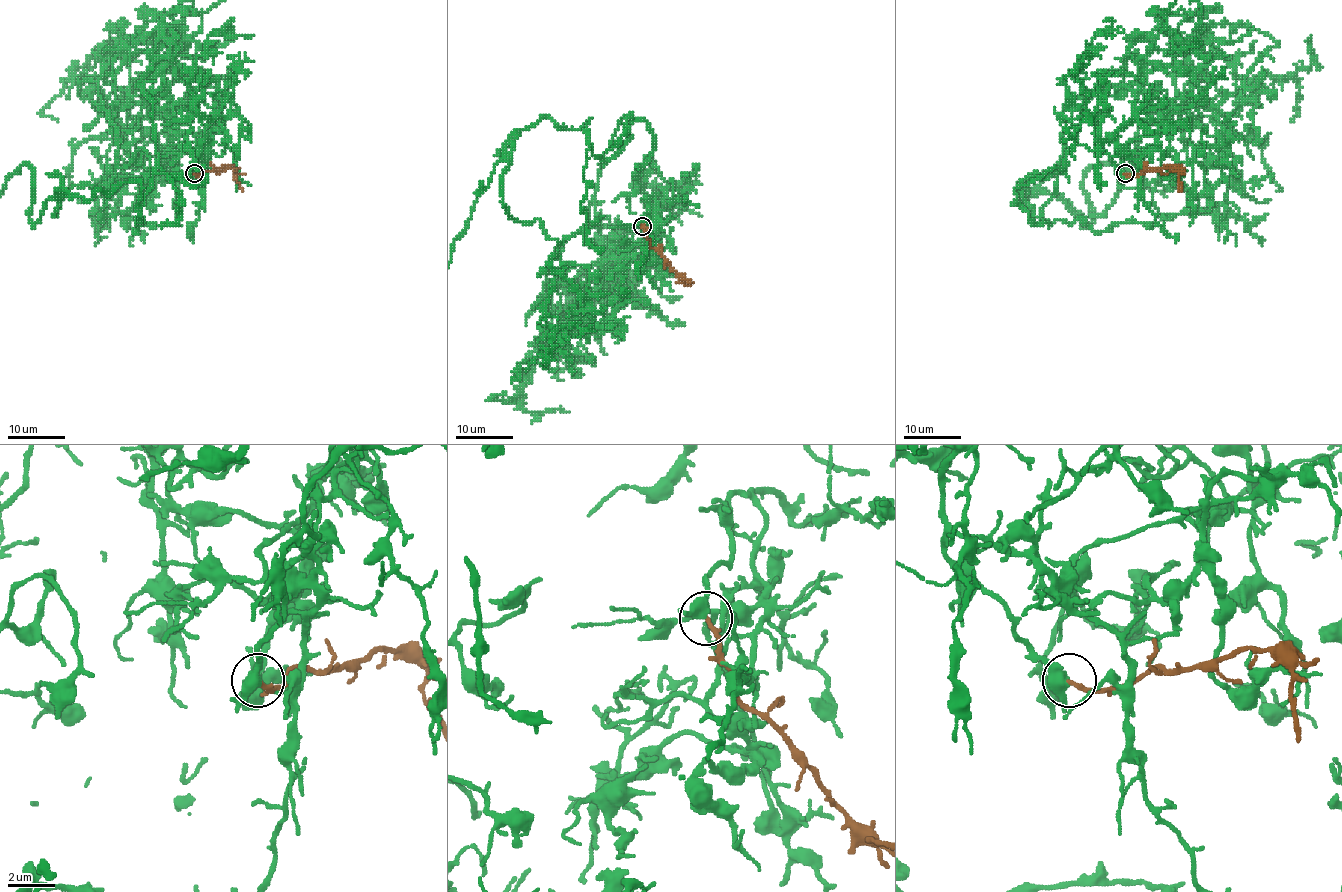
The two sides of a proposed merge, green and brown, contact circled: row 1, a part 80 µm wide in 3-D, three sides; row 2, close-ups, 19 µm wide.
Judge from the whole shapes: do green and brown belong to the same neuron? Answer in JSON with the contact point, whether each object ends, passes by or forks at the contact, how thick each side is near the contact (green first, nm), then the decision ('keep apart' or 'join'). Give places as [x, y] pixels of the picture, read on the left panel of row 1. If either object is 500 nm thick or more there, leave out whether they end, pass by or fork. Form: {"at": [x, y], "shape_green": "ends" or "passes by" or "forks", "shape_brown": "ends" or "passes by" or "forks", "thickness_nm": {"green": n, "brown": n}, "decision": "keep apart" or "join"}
{"at": [194, 173], "shape_green": "passes by", "shape_brown": "ends", "thickness_nm": {"green": 440, "brown": 180}, "decision": "keep apart"}

